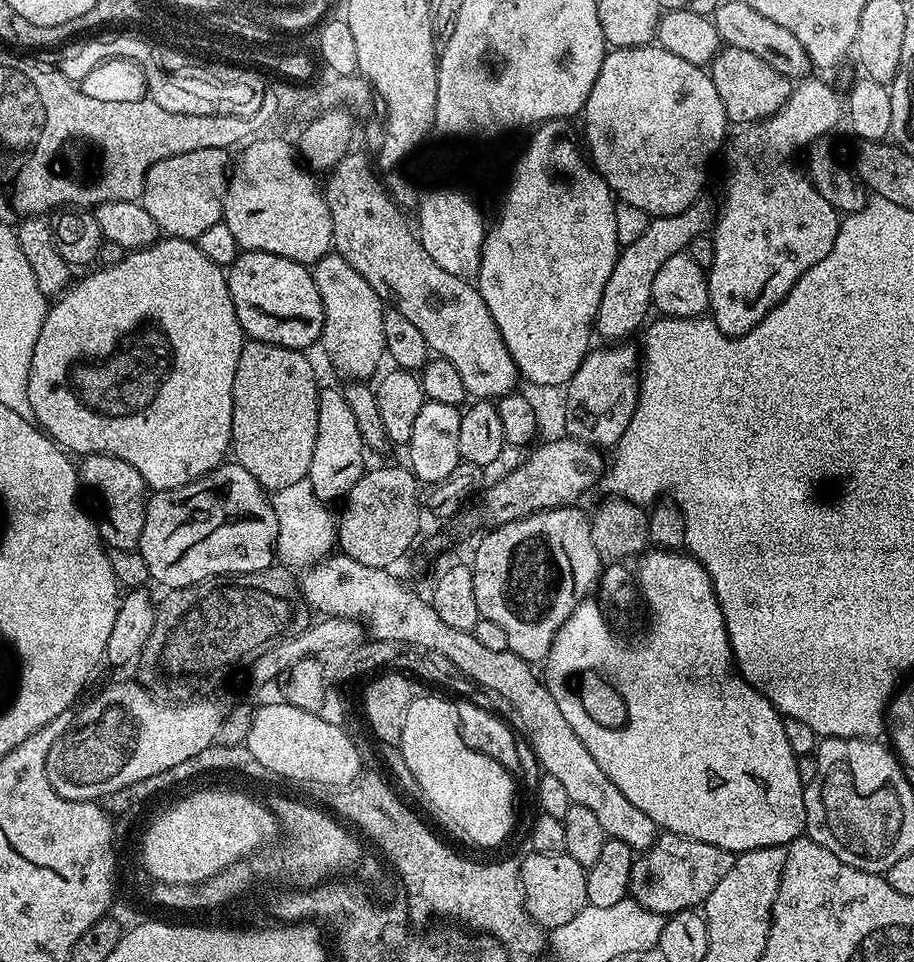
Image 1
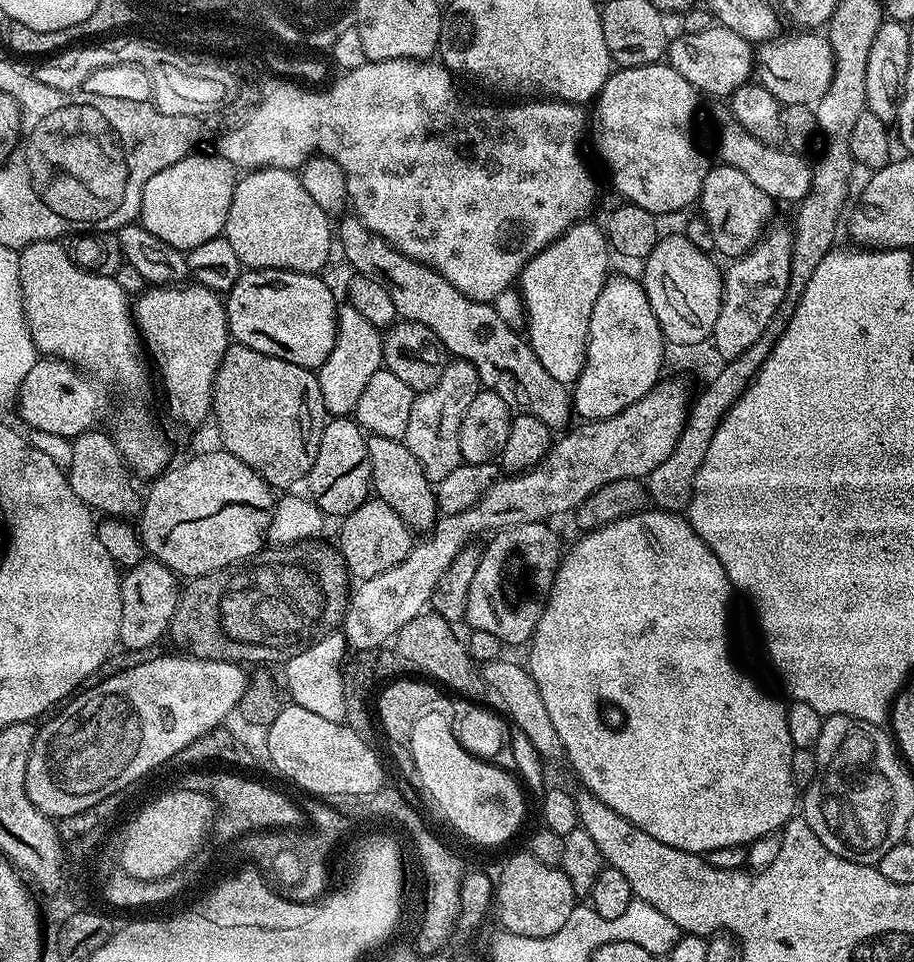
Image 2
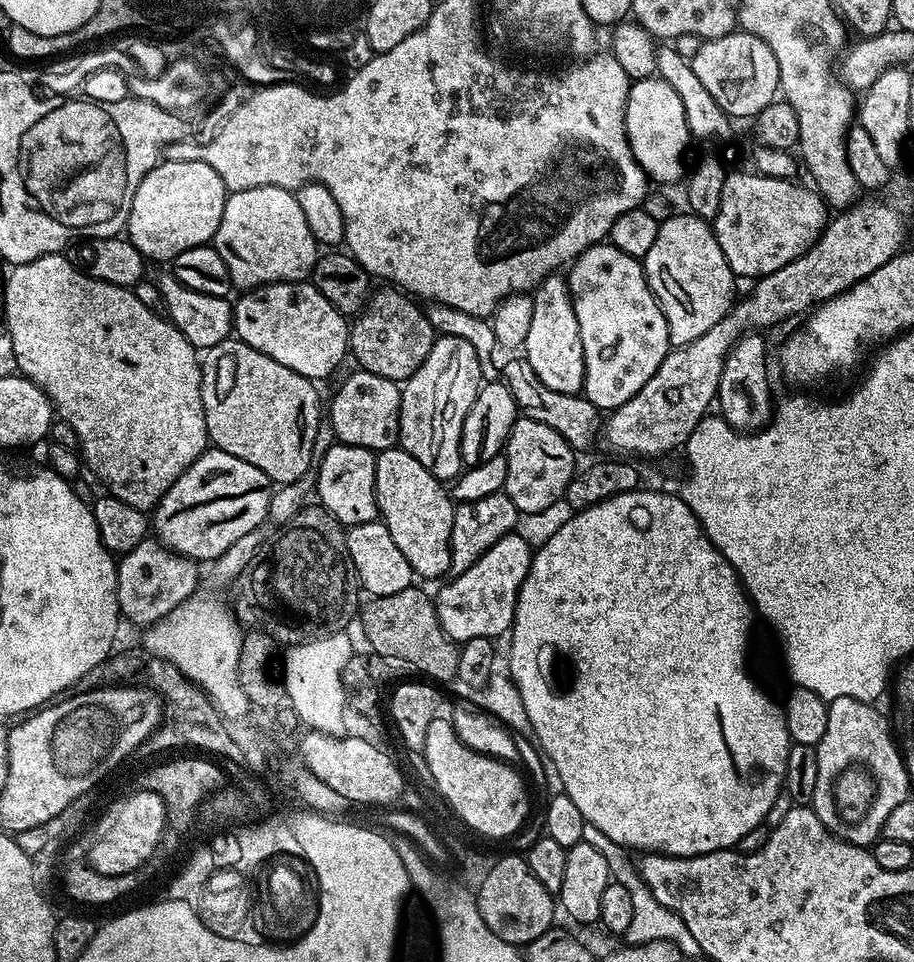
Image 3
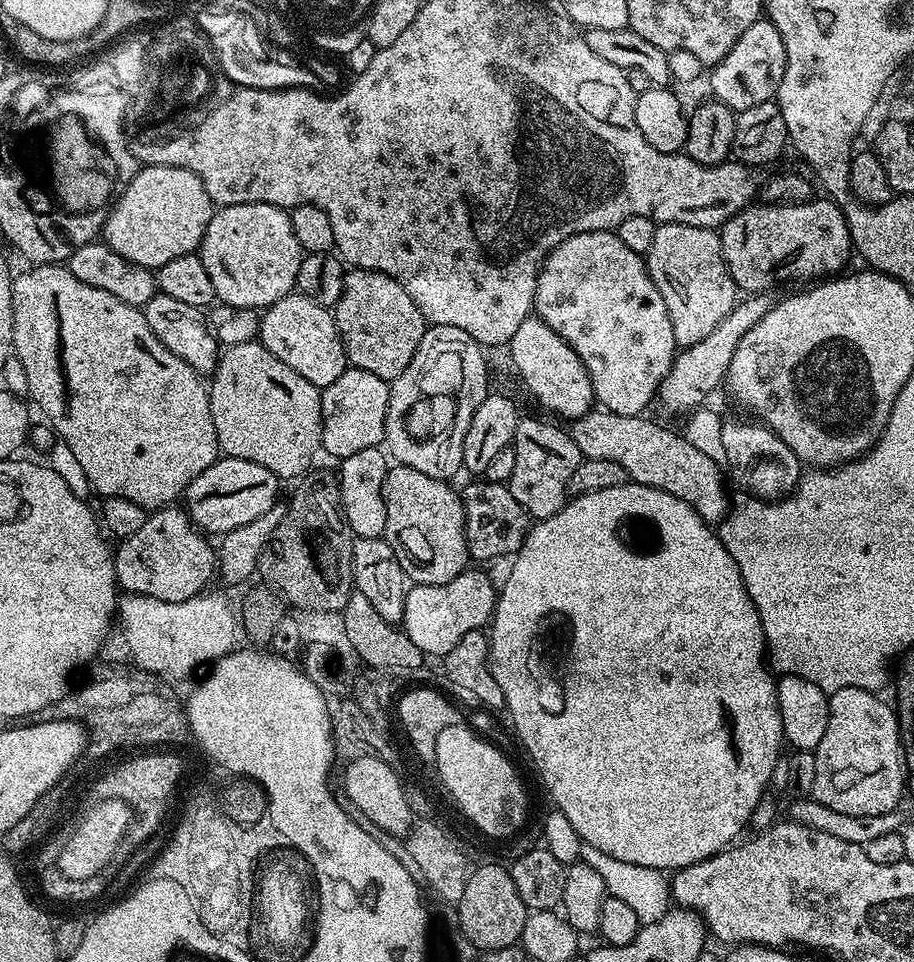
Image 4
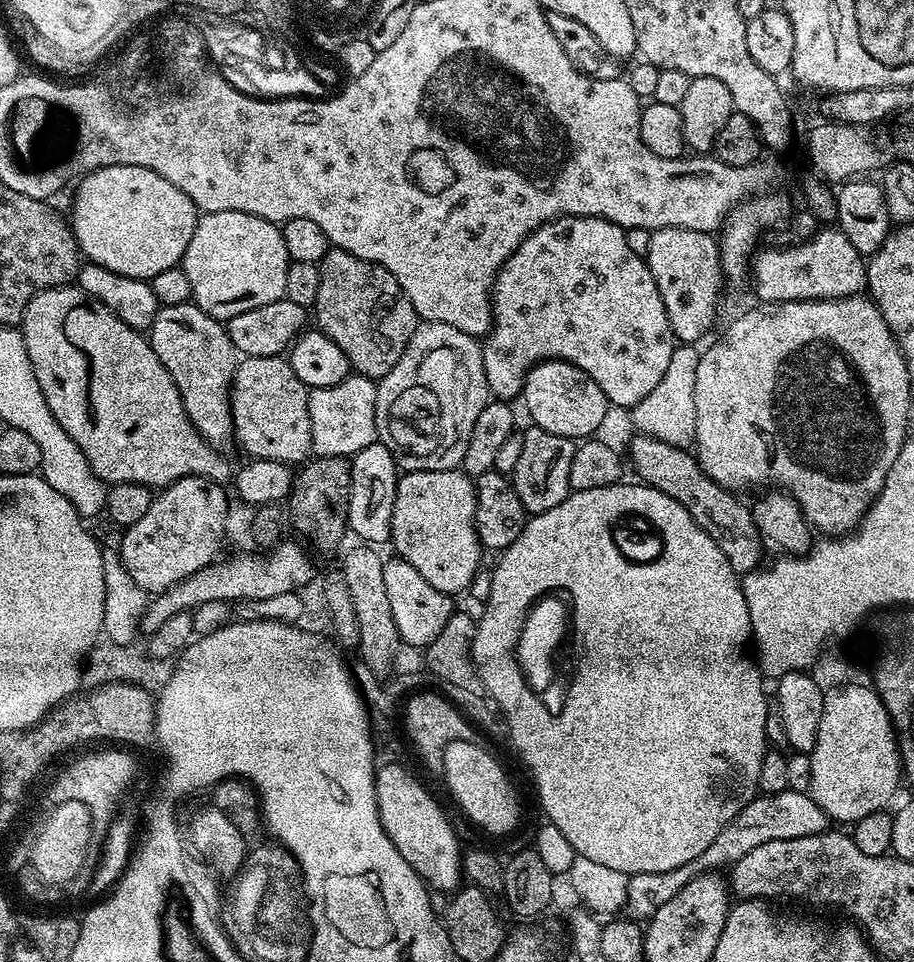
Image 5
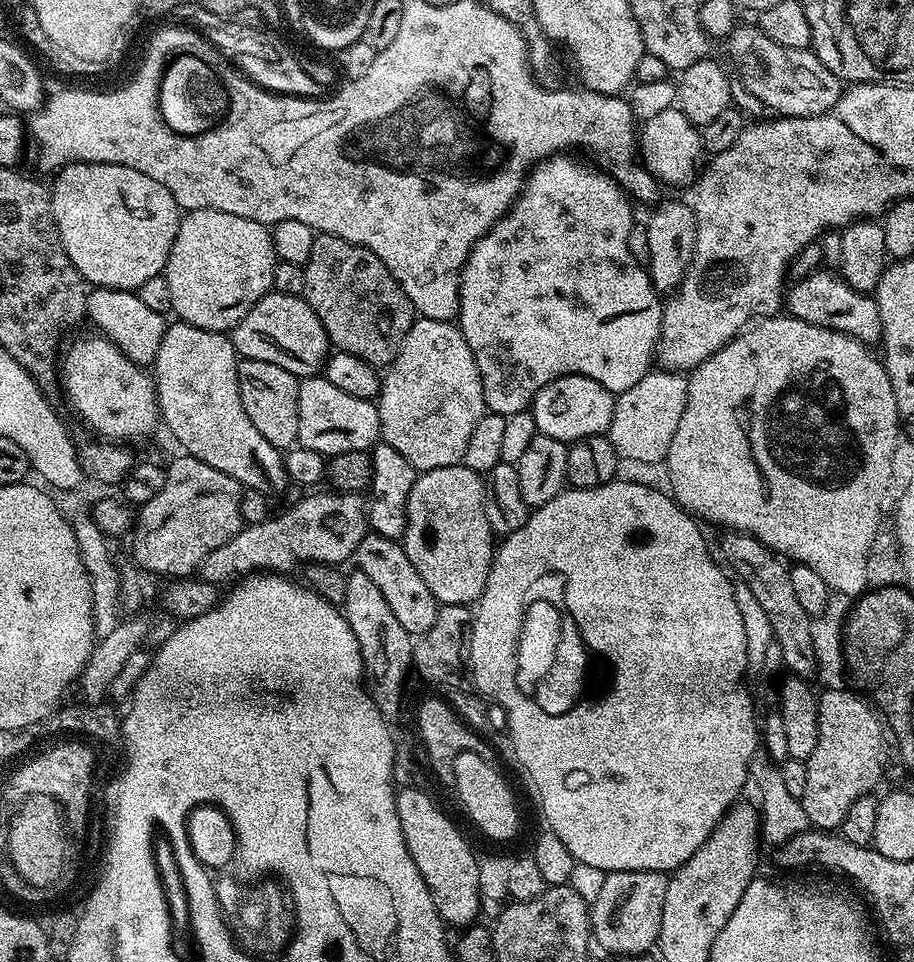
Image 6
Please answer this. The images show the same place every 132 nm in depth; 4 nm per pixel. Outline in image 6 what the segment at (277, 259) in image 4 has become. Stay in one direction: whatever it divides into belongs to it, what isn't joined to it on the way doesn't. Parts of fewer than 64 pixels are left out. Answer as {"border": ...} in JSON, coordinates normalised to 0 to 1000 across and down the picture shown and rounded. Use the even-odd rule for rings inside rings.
{"border":[[[218,216],[211,220],[202,219],[200,223],[198,223],[195,243],[190,247],[190,256],[186,256],[184,271],[177,284],[182,289],[182,297],[186,300],[186,314],[188,315],[188,324],[190,325],[191,332],[208,339],[217,339],[221,343],[248,346],[260,335],[265,335],[265,331],[269,331],[269,326],[274,321],[280,317],[292,304],[299,302],[298,294],[300,293],[300,277],[302,272],[302,261],[298,255],[298,242],[290,234],[278,231],[274,227],[260,227],[260,222],[247,222],[243,218]]]}

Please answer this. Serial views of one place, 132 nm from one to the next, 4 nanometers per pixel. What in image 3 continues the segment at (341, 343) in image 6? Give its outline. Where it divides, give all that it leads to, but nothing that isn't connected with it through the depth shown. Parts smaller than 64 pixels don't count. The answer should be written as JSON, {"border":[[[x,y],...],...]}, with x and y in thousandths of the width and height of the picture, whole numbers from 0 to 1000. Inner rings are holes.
{"border":[[[429,297],[408,302],[403,317],[383,337],[383,366],[395,384],[423,395],[441,397],[466,376],[477,354],[478,345],[468,334],[468,325],[450,307]]]}

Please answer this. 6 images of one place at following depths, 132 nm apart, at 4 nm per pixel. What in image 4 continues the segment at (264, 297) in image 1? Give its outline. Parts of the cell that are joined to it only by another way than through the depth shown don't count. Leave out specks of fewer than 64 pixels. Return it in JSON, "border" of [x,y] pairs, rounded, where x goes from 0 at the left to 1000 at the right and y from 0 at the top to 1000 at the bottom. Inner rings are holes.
{"border":[[[323,301],[288,321],[282,353],[291,360],[291,364],[295,364],[295,368],[300,368],[300,372],[313,376],[317,385],[330,389],[335,397],[351,405],[361,401],[361,397],[374,393],[383,380],[367,327],[338,308],[332,308]]]}

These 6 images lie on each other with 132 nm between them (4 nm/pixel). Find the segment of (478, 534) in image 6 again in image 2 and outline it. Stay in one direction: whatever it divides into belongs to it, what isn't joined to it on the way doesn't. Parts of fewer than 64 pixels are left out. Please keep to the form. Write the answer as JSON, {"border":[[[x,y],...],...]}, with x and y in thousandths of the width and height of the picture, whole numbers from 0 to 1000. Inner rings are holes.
{"border":[[[409,452],[403,453],[403,475],[407,494],[406,510],[418,522],[422,522],[422,526],[427,526],[427,530],[431,530],[447,549],[456,554],[467,554],[479,540],[477,514],[474,500],[462,489],[457,476],[449,472],[445,462],[431,455]]]}

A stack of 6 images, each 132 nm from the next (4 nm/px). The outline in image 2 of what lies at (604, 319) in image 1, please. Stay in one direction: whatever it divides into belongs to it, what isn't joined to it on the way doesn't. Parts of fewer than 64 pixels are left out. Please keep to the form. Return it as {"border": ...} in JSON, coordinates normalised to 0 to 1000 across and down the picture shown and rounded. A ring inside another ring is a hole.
{"border":[[[787,168],[776,174],[768,189],[764,220],[781,243],[781,256],[787,265],[804,268],[819,262],[846,232],[845,216],[845,207],[834,202],[834,198],[829,198],[812,177],[803,177],[803,173]]]}

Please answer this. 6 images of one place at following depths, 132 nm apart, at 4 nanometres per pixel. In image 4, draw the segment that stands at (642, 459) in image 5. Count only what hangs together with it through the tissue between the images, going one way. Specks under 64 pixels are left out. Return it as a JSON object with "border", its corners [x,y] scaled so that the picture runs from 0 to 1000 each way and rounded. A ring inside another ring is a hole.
{"border":[[[649,426],[625,438],[624,452],[638,477],[663,476],[676,480],[676,484],[685,489],[688,500],[737,514],[737,518],[746,518],[776,547],[787,546],[799,527],[789,483],[768,472],[768,468],[760,466],[743,448],[734,449],[707,433]]]}

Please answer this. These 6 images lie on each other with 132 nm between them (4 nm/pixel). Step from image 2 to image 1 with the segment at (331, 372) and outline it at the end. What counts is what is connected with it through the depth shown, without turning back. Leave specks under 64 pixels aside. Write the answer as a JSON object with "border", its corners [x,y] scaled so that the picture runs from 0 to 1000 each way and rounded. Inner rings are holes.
{"border":[[[360,264],[350,269],[340,280],[344,293],[348,297],[348,306],[352,310],[354,323],[354,342],[349,357],[354,358],[354,366],[359,374],[382,396],[398,397],[410,392],[411,377],[421,373],[420,357],[422,347],[418,344],[418,331],[422,323],[421,313],[379,268]]]}

